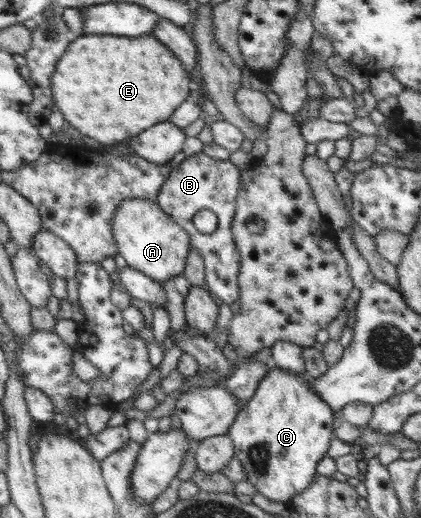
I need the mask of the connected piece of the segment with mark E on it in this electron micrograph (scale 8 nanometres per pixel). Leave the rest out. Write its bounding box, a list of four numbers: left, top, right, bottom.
[51,34,192,148]

